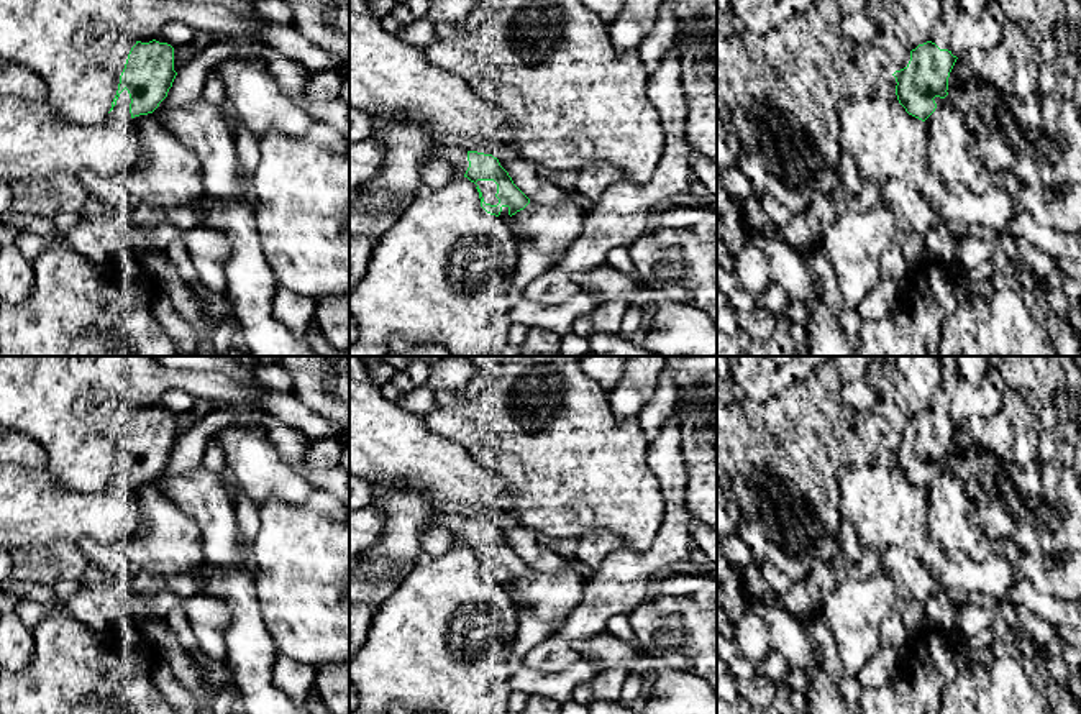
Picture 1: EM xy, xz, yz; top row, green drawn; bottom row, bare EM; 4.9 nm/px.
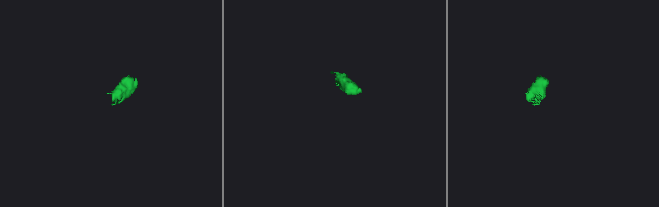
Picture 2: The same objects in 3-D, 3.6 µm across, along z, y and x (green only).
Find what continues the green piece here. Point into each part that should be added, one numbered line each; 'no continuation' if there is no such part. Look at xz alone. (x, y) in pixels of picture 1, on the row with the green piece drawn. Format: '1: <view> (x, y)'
1: xz (488, 187)

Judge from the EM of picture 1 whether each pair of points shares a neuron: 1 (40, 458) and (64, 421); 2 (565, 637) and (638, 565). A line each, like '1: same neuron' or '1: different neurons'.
1: different neurons
2: same neuron

